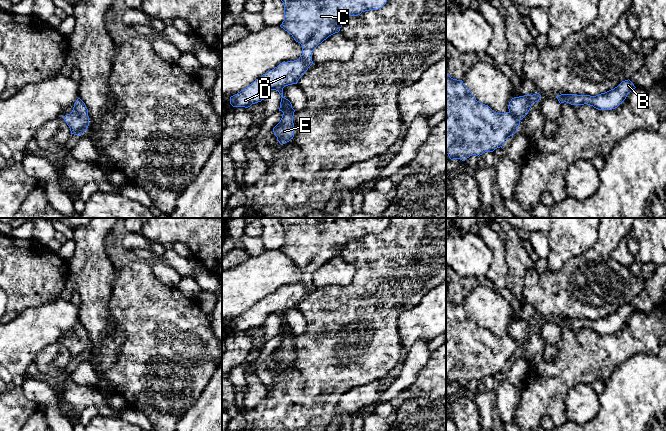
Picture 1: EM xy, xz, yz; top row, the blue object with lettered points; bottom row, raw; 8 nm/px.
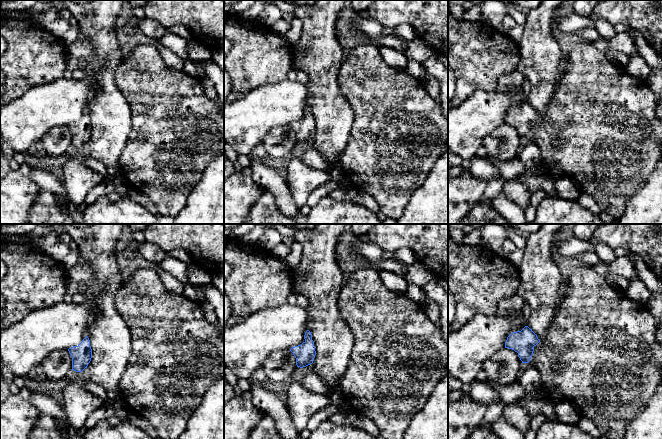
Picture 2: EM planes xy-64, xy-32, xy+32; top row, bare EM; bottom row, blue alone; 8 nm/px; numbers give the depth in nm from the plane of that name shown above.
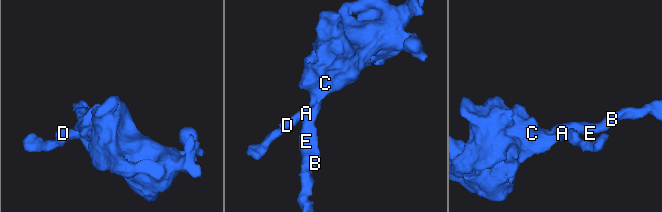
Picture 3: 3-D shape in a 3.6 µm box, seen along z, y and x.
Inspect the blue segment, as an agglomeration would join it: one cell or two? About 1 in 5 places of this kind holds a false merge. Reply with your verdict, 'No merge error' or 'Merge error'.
No merge error

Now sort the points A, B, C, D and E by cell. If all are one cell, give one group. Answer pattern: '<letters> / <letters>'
A B C D E

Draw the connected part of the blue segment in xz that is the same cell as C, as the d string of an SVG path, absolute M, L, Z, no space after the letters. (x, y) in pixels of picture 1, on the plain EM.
M280 218L284 229L284 245L280 249L292 259L294 264L302 269L302 279L294 285L282 286L274 293L267 295L260 302L230 321L233 331L248 332L252 328L264 324L269 314L276 314L281 319L279 335L283 336L280 346L273 352L273 356L281 369L294 361L293 340L295 334L291 326L283 320L283 312L297 308L298 304L314 288L313 274L329 260L338 257L349 240L358 240L362 236L381 233L389 223L390 218Z

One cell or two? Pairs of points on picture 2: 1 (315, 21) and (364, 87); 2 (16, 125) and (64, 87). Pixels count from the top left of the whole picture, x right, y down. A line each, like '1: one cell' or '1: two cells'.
1: two cells
2: one cell

